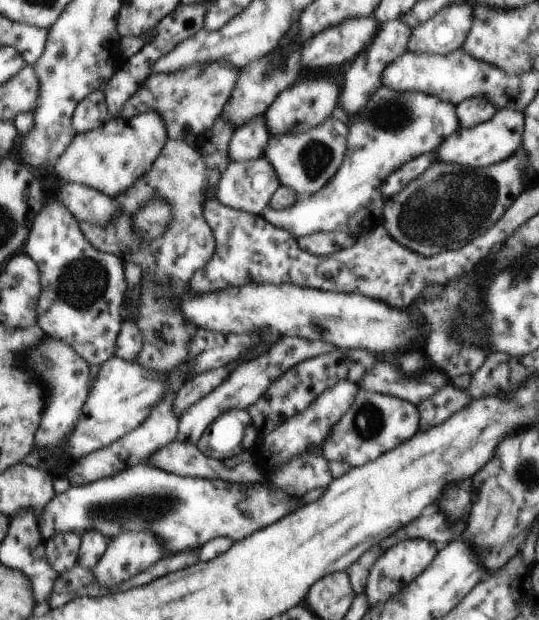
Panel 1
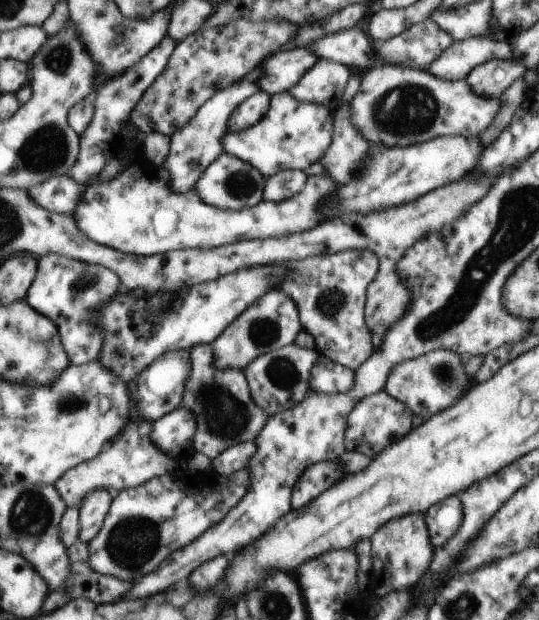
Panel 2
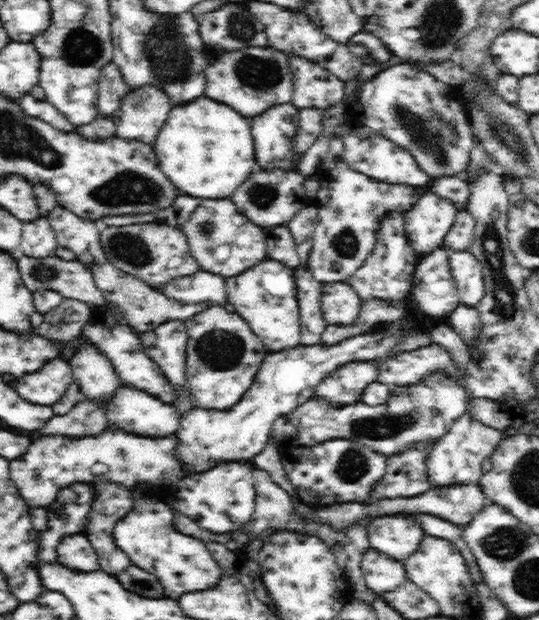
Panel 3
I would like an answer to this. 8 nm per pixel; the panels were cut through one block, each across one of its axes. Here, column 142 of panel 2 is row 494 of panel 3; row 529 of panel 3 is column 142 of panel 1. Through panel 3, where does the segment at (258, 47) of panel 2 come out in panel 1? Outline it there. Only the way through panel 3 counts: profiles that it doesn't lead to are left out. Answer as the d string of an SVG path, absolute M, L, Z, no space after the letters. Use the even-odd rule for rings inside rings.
M217 61L193 64L169 74L153 74L125 102L121 118L134 118L149 110L157 110L166 120L168 139L180 139L185 136L185 132L197 136L201 132L207 132L209 126L213 126L213 122L232 96L237 76L239 70L235 66L227 63L217 64Z

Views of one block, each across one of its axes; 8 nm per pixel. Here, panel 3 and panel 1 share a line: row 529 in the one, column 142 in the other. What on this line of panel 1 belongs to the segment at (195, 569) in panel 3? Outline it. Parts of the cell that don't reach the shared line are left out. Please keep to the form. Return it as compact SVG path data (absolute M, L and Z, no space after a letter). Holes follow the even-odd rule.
M149 110L149 112L134 118L113 117L95 130L78 133L68 150L65 150L65 154L57 161L53 170L67 183L85 184L105 192L107 196L117 198L121 194L125 194L127 190L132 189L139 178L152 168L156 158L163 152L167 140L166 120L157 110Z

